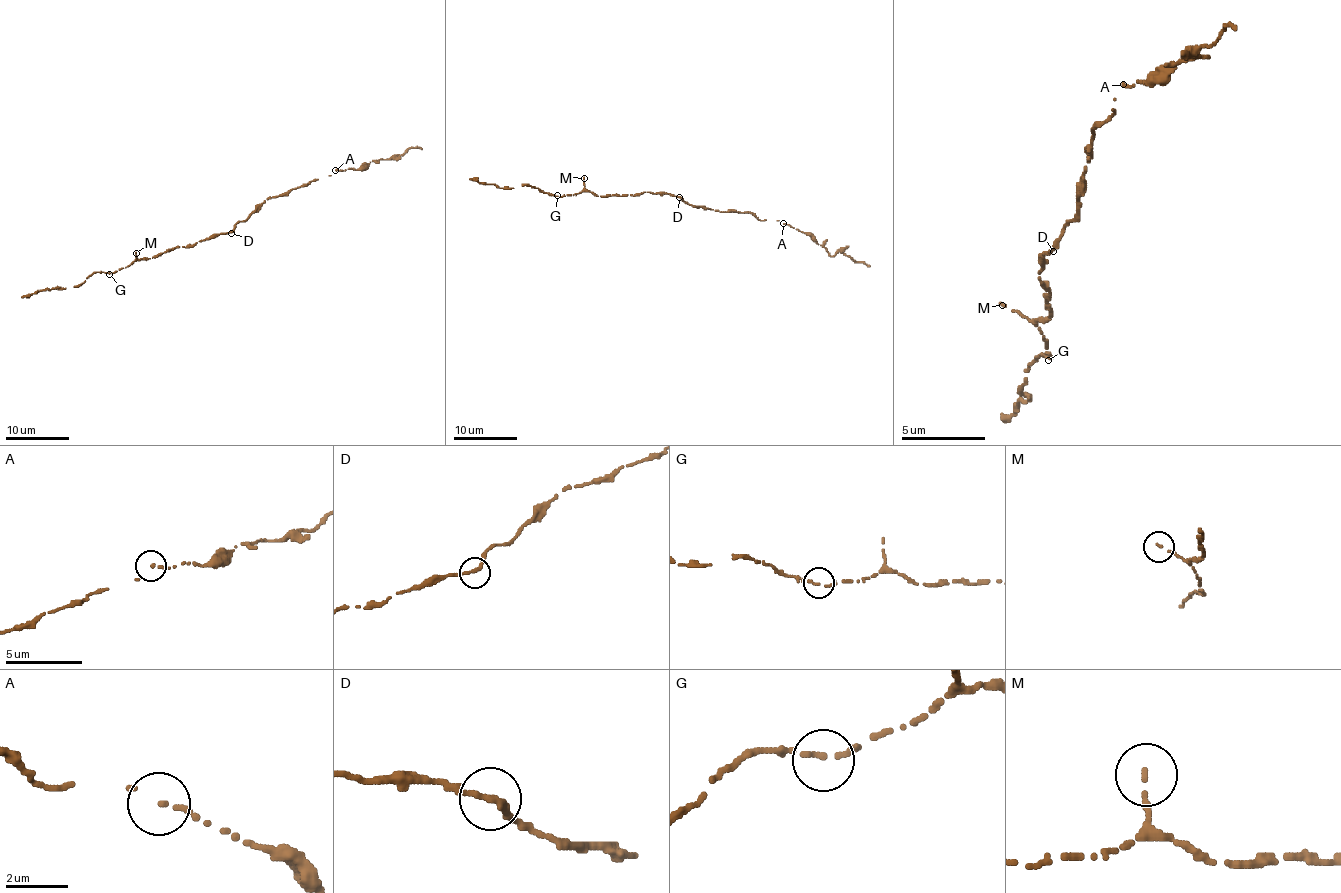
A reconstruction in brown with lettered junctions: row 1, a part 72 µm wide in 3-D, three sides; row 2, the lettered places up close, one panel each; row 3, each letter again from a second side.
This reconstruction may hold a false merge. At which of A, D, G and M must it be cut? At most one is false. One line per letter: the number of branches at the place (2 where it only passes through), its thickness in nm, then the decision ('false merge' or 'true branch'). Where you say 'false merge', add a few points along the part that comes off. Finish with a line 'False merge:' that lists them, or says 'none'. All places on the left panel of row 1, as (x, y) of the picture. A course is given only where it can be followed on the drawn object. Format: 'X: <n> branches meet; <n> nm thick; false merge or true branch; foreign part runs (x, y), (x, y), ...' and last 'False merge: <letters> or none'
A: 2 branches meet; 140 nm thick; false merge; foreign part runs (336, 169), (358, 169), (370, 161), (402, 155), (412, 147), (421, 149)
D: 2 branches meet; 240 nm thick; true branch
G: 2 branches meet; 150 nm thick; true branch
M: 1 branches meet; 140 nm thick; true branch
False merge: A

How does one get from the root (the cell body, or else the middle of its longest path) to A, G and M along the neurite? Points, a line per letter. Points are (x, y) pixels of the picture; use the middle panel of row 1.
A: (679, 197), (690, 205), (717, 211), (752, 213), (761, 221), (784, 224)
G: (679, 197), (650, 192), (593, 195), (589, 191), (557, 195)
M: (679, 197), (650, 192), (593, 195), (584, 187), (584, 178)

